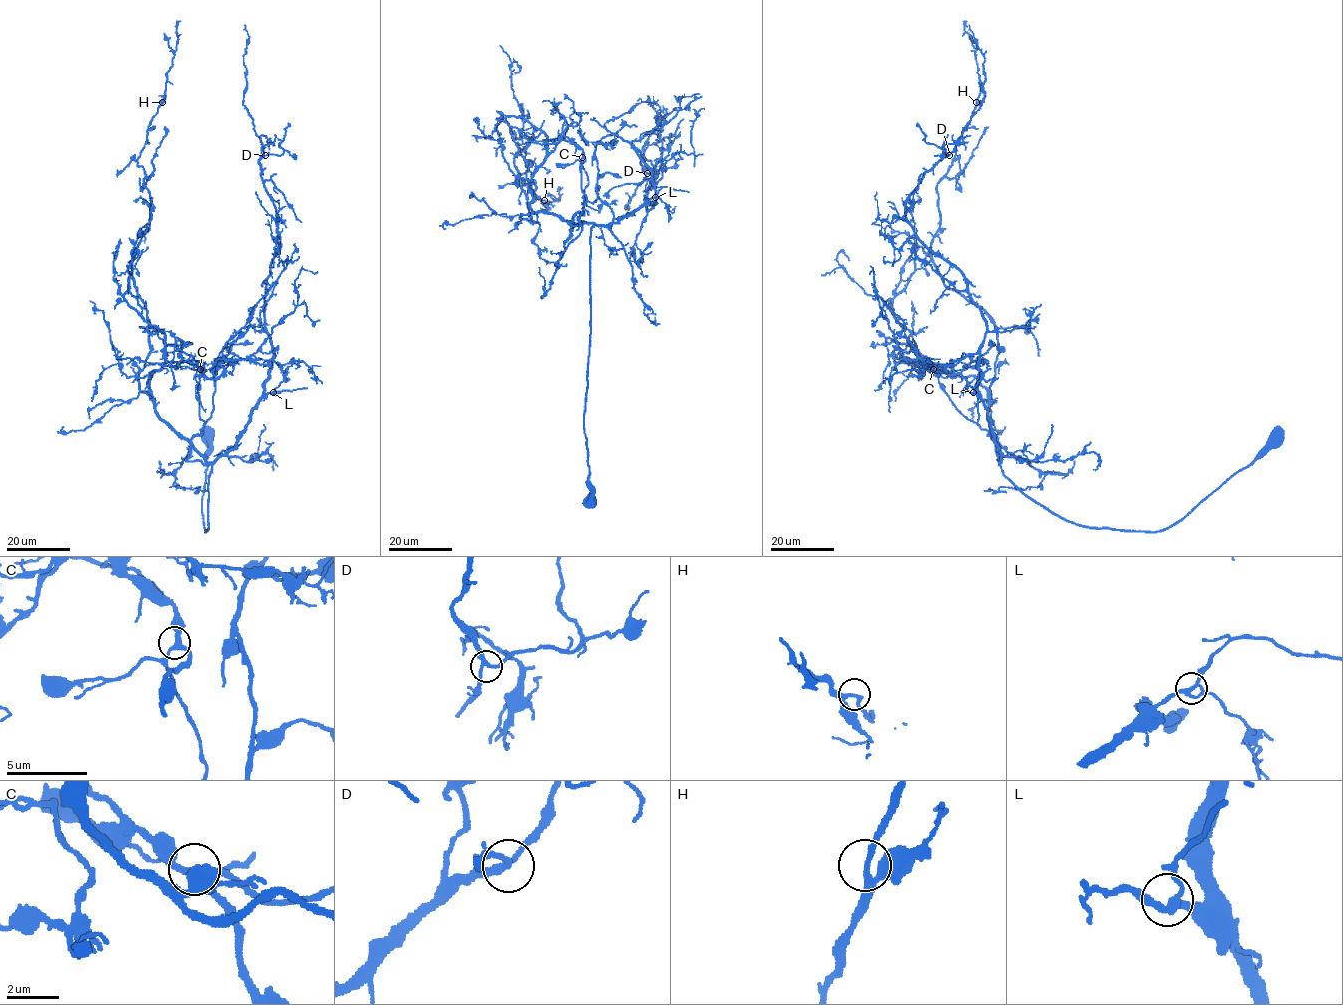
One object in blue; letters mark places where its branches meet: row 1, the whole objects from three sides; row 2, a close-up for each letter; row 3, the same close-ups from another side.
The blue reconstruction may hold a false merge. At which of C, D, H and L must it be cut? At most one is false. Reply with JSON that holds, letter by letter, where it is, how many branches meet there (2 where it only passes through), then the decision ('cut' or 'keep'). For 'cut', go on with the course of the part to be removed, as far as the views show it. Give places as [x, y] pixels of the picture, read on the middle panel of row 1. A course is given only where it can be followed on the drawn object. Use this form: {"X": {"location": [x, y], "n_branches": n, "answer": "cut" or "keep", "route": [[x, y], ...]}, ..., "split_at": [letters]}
{"C": {"location": [582, 157], "n_branches": 3, "answer": "keep"}, "D": {"location": [647, 173], "n_branches": 3, "answer": "keep"}, "H": {"location": [544, 200], "n_branches": 3, "answer": "keep"}, "L": {"location": [655, 197], "n_branches": 3, "answer": "keep"}, "split_at": []}

